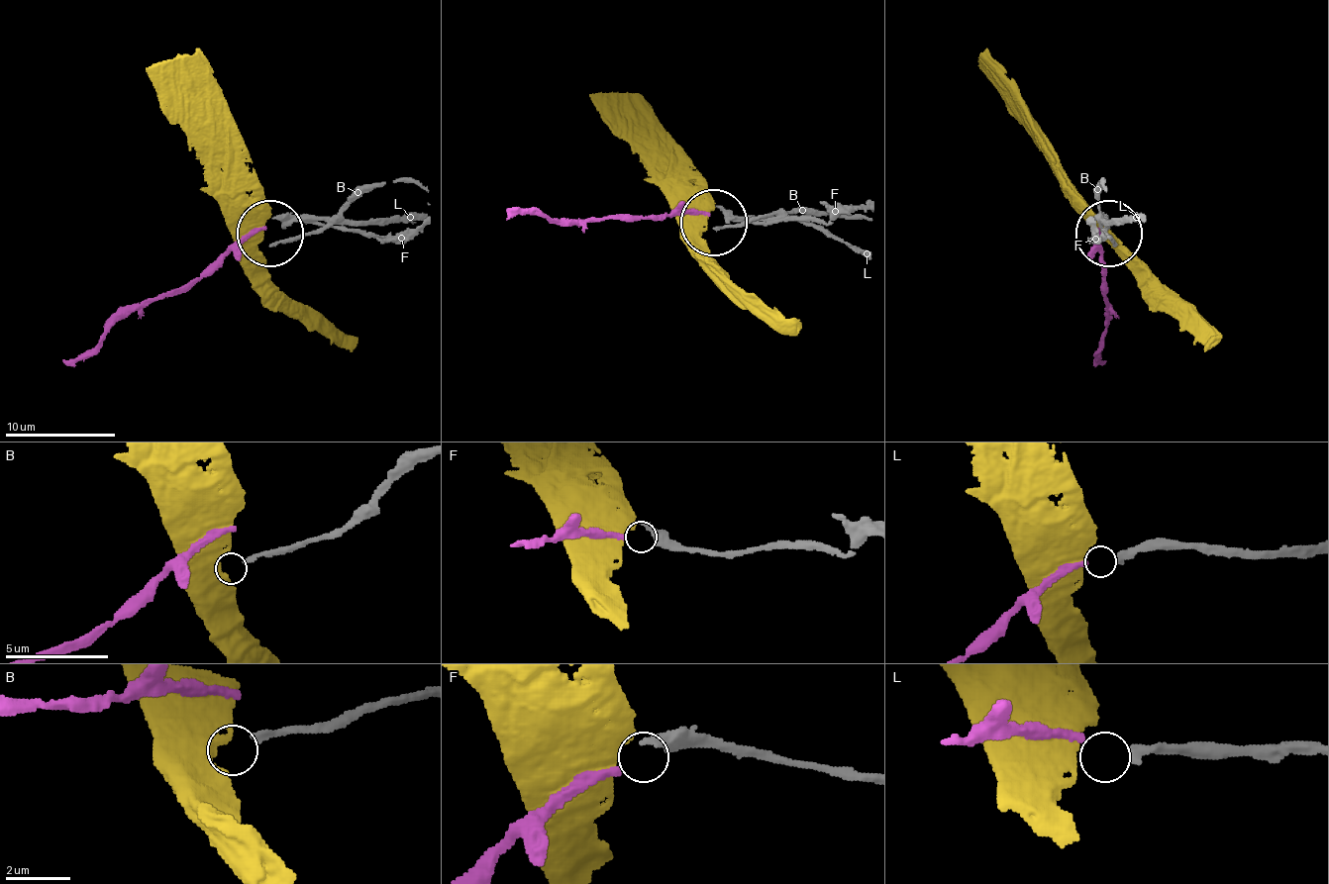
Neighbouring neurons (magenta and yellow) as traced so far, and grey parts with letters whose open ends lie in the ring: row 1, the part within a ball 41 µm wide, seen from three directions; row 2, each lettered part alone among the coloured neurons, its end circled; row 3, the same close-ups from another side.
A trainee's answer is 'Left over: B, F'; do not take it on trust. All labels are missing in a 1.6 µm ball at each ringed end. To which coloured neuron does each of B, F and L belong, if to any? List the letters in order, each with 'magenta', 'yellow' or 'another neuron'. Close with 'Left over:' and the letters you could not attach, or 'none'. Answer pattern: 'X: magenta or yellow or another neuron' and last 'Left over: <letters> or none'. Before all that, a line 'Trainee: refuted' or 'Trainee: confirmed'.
Trainee: confirmed
B: another neuron
F: another neuron
L: magenta
Left over: B, F

